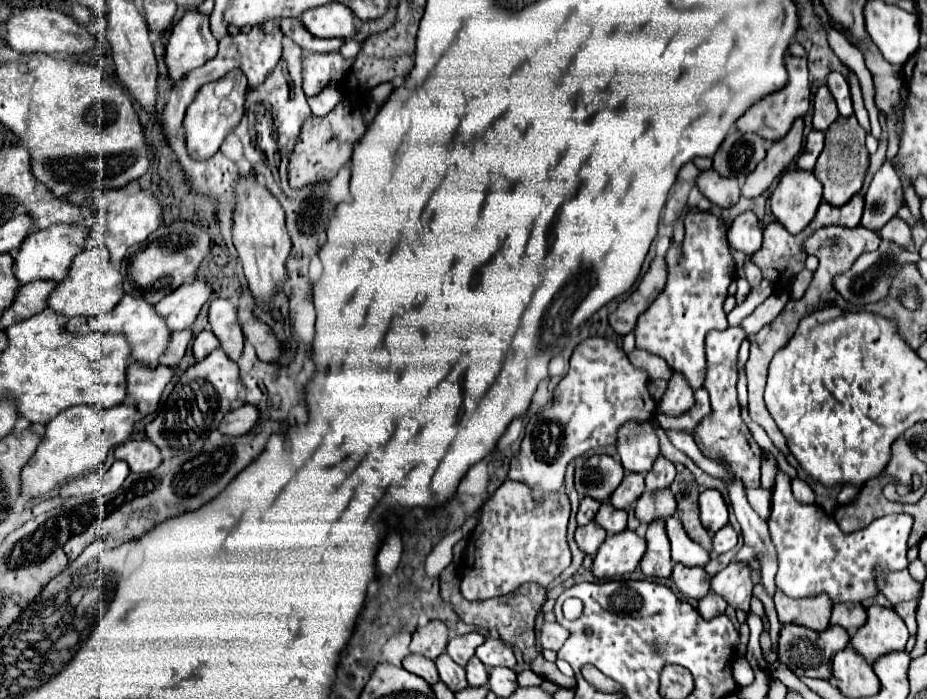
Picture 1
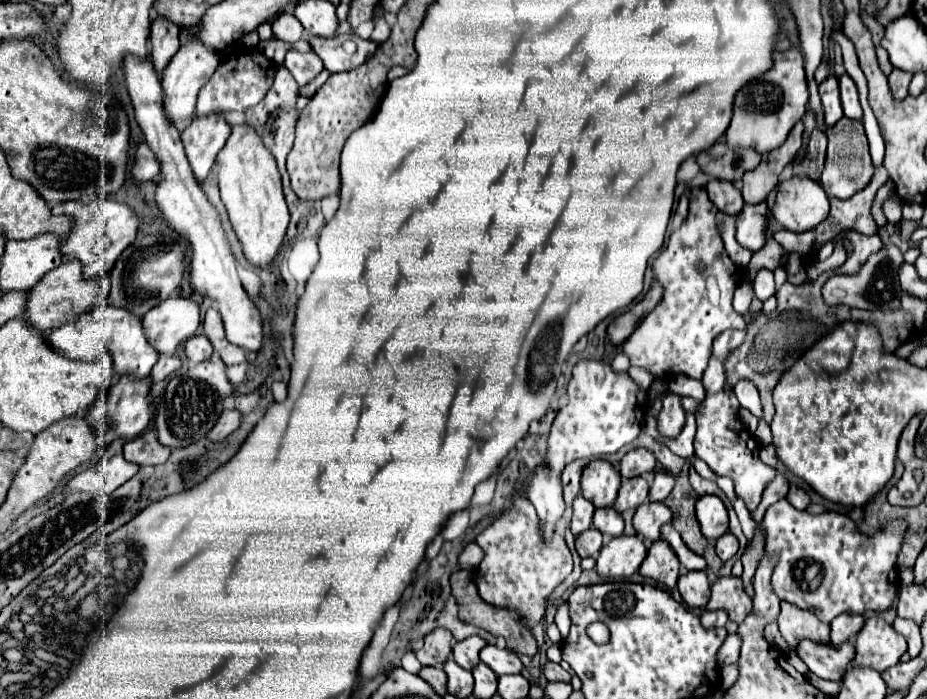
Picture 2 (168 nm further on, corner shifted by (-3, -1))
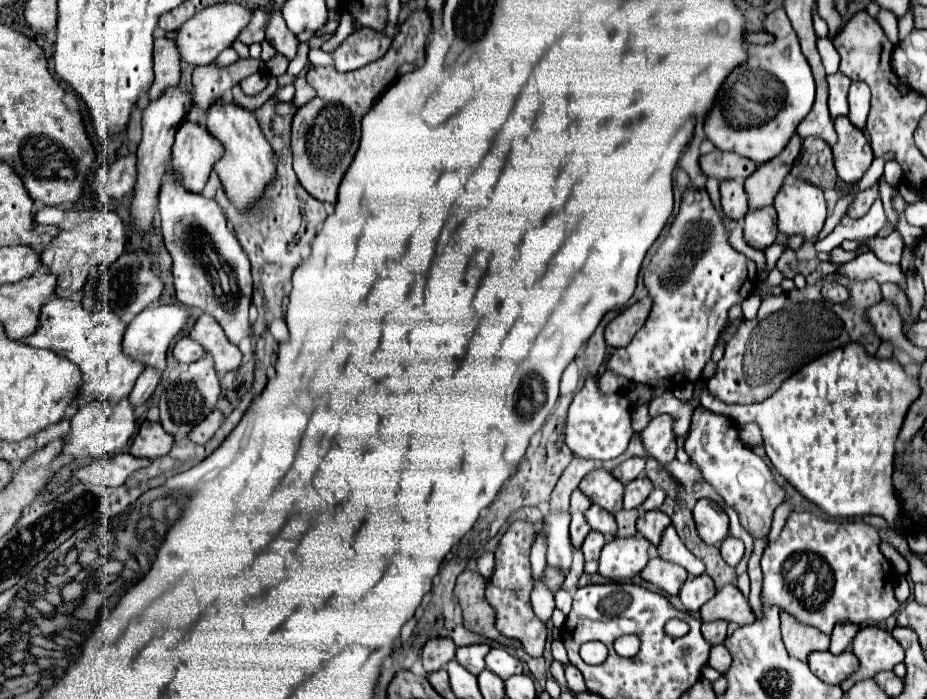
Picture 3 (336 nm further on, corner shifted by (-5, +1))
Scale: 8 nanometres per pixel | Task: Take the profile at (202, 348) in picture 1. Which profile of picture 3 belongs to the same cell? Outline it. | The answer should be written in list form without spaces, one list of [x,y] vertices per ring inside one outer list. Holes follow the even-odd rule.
[[[185,336],[185,338],[181,338],[181,340],[175,344],[173,356],[175,356],[179,362],[191,364],[191,362],[197,362],[199,358],[205,356],[205,348],[203,348],[201,344],[197,344],[193,338]]]

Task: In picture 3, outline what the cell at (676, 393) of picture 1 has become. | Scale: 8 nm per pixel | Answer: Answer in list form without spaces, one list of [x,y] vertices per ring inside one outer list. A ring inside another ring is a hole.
[[[657,416],[651,424],[641,432],[643,446],[647,452],[661,464],[667,464],[675,458],[677,452],[677,434],[673,432],[675,420],[671,416]]]

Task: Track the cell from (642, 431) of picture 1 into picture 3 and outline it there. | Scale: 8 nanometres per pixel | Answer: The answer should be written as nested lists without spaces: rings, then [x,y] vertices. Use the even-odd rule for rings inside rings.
[[[633,456],[633,458],[629,458],[629,460],[625,460],[623,464],[619,464],[615,470],[613,470],[613,476],[619,480],[619,482],[623,482],[623,484],[627,484],[627,482],[631,482],[631,480],[635,480],[643,470],[645,470],[645,458],[639,458],[639,456]]]

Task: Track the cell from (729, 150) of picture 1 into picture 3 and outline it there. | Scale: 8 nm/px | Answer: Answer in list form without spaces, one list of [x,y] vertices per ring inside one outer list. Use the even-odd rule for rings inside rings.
[[[713,150],[699,158],[699,166],[707,176],[715,176],[719,180],[745,180],[755,172],[755,162],[743,158],[735,152]]]

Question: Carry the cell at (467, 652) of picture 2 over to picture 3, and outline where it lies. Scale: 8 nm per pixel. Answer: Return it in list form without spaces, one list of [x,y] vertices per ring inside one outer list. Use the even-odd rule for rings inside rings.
[[[469,644],[469,646],[461,646],[457,648],[457,656],[455,660],[467,668],[471,674],[479,674],[481,670],[485,670],[485,654],[489,652],[487,644]]]

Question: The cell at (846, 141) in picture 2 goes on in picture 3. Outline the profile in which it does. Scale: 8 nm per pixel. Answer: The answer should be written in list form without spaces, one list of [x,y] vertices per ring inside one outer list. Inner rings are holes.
[[[847,116],[835,118],[835,130],[839,136],[833,146],[833,164],[837,176],[847,184],[855,184],[869,170],[873,162],[873,148],[865,132],[853,126]]]

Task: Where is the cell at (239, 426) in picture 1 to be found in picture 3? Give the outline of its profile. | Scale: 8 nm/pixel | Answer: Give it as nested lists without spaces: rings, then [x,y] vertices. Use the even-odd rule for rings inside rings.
[[[213,410],[197,428],[193,428],[193,432],[189,434],[189,438],[193,442],[197,442],[197,444],[207,444],[213,438],[213,434],[221,428],[223,420],[225,420],[223,412],[221,410]]]

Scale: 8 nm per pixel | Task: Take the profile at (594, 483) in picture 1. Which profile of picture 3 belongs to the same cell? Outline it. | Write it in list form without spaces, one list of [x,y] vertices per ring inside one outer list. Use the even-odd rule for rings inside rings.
[[[597,468],[591,470],[579,484],[579,490],[593,502],[599,504],[601,508],[605,508],[607,512],[615,514],[623,508],[621,500],[623,500],[623,484],[607,470]]]

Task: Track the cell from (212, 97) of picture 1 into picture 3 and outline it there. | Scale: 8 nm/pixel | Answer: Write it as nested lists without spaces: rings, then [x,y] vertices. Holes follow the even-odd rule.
[[[185,120],[175,134],[171,166],[181,172],[187,190],[201,192],[223,150],[223,144],[205,126]]]

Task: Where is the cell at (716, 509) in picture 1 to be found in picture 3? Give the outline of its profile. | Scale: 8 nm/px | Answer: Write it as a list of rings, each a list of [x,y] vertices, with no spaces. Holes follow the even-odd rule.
[[[707,498],[697,500],[697,504],[693,508],[693,518],[697,524],[697,532],[701,534],[701,538],[707,544],[717,546],[727,538],[729,518],[723,512],[723,508],[719,504],[715,504],[713,500],[707,500]]]

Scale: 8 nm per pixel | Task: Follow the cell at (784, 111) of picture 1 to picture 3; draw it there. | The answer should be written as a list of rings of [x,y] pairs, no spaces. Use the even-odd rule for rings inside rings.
[[[785,10],[771,12],[765,20],[765,30],[775,36],[775,42],[767,46],[749,46],[749,62],[733,70],[725,80],[705,120],[705,134],[719,150],[751,158],[757,166],[775,158],[787,146],[797,124],[809,114],[815,100],[811,68],[801,54],[797,34]],[[721,110],[731,110],[731,122]]]

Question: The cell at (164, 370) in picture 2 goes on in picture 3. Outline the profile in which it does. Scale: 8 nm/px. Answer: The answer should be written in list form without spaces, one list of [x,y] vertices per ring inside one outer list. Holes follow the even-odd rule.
[[[145,368],[145,372],[137,378],[133,392],[129,394],[131,404],[133,406],[145,404],[151,398],[151,394],[155,392],[155,388],[159,386],[159,382],[161,382],[161,372],[159,370],[155,372],[155,368]]]

